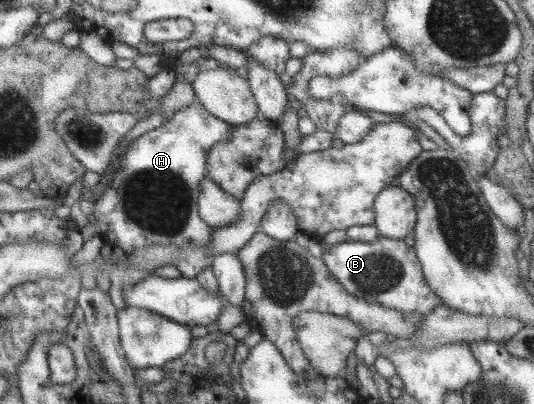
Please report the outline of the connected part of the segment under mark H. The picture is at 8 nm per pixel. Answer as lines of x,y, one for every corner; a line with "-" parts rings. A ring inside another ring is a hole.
197,100
190,105
175,111
160,127
156,127
132,140
122,155
118,169
104,193
94,201
93,216
98,233
110,247
119,247
126,255
155,245
172,245
179,251
171,261
178,269
181,278
193,279
202,268
210,268
213,257
205,252
205,247
212,237
212,229
197,213
198,186
205,171
203,154
214,143
231,136
236,125
230,125
210,115

